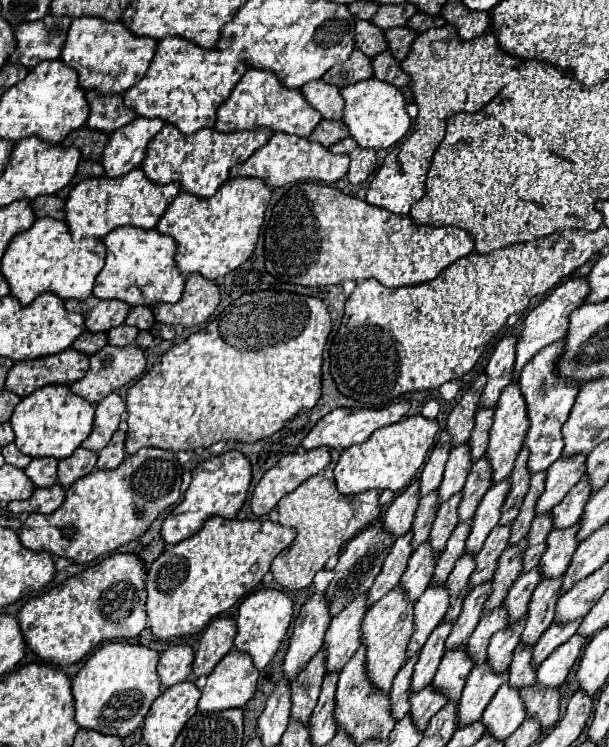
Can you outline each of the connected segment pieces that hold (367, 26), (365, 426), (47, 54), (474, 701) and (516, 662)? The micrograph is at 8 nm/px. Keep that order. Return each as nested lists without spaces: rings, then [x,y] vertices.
[[[357,20],[355,24],[355,32],[357,32],[357,48],[367,54],[367,56],[377,56],[379,52],[387,50],[387,40],[385,40],[385,32],[375,26],[373,22],[369,20]]]
[[[407,400],[395,402],[395,404],[385,406],[385,408],[337,408],[337,410],[329,412],[329,414],[325,414],[313,426],[313,430],[303,440],[303,448],[305,450],[313,450],[313,448],[319,448],[319,446],[327,446],[327,448],[349,448],[349,446],[361,444],[377,428],[383,428],[383,426],[389,426],[389,424],[399,422],[407,414],[407,410],[409,410],[409,402]]]
[[[47,14],[35,22],[23,22],[15,28],[17,48],[9,62],[23,64],[25,68],[37,66],[41,60],[55,60],[63,50],[63,40],[69,30],[71,18]]]
[[[489,664],[475,666],[465,682],[461,702],[457,708],[457,726],[473,724],[481,718],[485,706],[491,702],[493,694],[499,690],[501,684],[507,682],[507,672],[495,674]]]
[[[519,644],[513,652],[513,660],[509,664],[509,684],[517,690],[535,684],[535,668],[529,666],[531,652],[533,648],[523,648],[523,644]]]

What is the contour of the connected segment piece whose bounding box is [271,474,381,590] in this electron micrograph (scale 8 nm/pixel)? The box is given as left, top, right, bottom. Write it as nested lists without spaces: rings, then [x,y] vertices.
[[[321,474],[311,476],[297,490],[283,496],[277,508],[279,508],[279,524],[297,530],[297,536],[289,546],[289,550],[279,554],[271,564],[273,578],[287,590],[307,588],[315,572],[319,572],[331,556],[337,556],[345,542],[349,542],[365,526],[375,522],[381,514],[377,490],[367,490],[357,496],[343,496],[337,492],[335,480]]]

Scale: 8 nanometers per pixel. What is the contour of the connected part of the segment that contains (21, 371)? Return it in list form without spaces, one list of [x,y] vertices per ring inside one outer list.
[[[73,348],[63,350],[63,354],[53,354],[47,358],[15,362],[7,374],[5,388],[25,398],[47,384],[73,384],[83,378],[89,368],[89,356],[75,352]]]

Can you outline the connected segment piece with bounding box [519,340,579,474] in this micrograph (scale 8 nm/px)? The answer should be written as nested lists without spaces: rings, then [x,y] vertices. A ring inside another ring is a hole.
[[[563,340],[543,348],[521,372],[519,386],[527,402],[527,418],[529,418],[529,430],[523,438],[523,446],[529,450],[529,460],[527,468],[531,474],[545,472],[559,456],[563,450],[563,438],[561,438],[561,426],[569,418],[569,412],[573,408],[575,396],[579,388],[569,384],[567,380],[561,380],[555,374],[555,360],[559,358],[559,352],[563,352]]]

